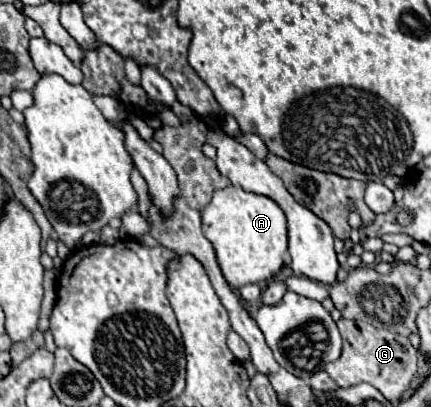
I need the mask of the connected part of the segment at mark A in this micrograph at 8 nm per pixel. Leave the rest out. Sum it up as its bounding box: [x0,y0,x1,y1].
[202,186,288,288]

